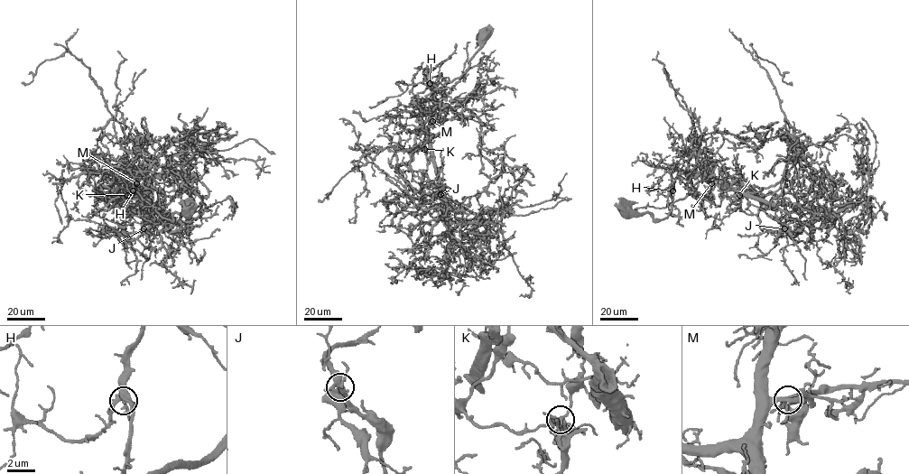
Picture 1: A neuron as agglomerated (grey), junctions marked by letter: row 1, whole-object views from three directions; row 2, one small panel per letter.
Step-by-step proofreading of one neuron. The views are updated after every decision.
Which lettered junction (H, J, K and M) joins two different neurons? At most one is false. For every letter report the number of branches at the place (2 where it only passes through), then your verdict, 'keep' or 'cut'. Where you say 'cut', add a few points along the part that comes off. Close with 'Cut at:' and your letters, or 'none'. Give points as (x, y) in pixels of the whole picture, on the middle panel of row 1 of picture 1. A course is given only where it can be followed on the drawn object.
H: 6 branches meet; keep
J: 4 branches meet; keep
K: 5 branches meet; keep
M: 6 branches meet; keep
Cut at: none

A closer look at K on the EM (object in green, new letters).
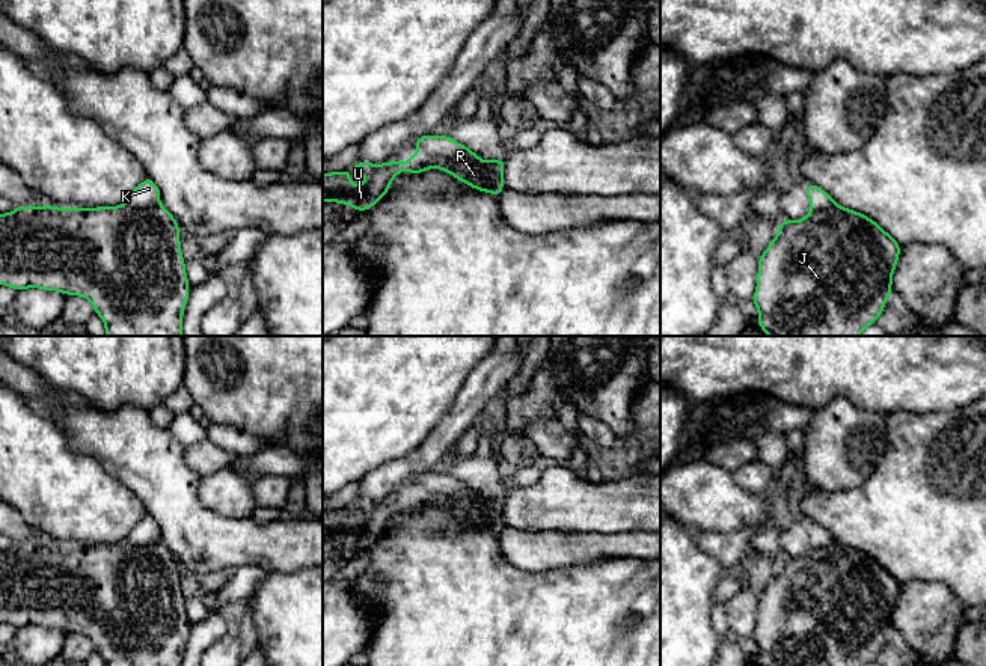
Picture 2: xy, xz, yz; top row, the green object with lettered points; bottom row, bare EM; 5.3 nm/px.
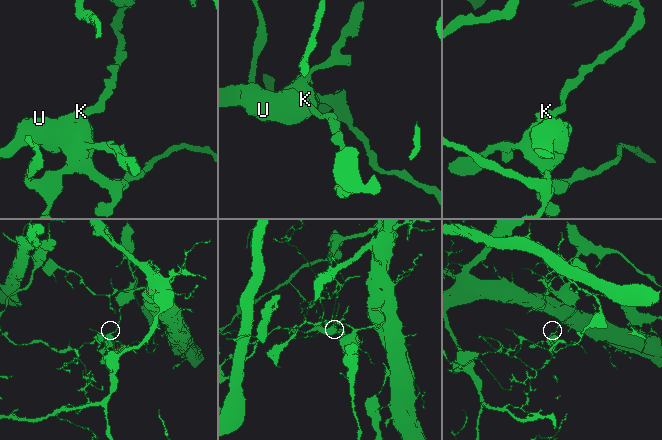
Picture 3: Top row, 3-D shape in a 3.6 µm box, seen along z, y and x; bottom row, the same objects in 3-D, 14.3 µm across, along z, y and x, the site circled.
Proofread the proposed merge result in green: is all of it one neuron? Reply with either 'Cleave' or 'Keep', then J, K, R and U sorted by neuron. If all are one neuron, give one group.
Keep. Groups: J K R U

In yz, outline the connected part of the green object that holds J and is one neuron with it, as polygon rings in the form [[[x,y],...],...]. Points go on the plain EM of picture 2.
[[[805,521],[811,550],[801,558],[781,558],[773,579],[758,592],[757,625],[751,639],[758,646],[758,666],[865,666],[876,661],[893,630],[893,610],[902,583],[870,554],[840,544],[816,521]]]

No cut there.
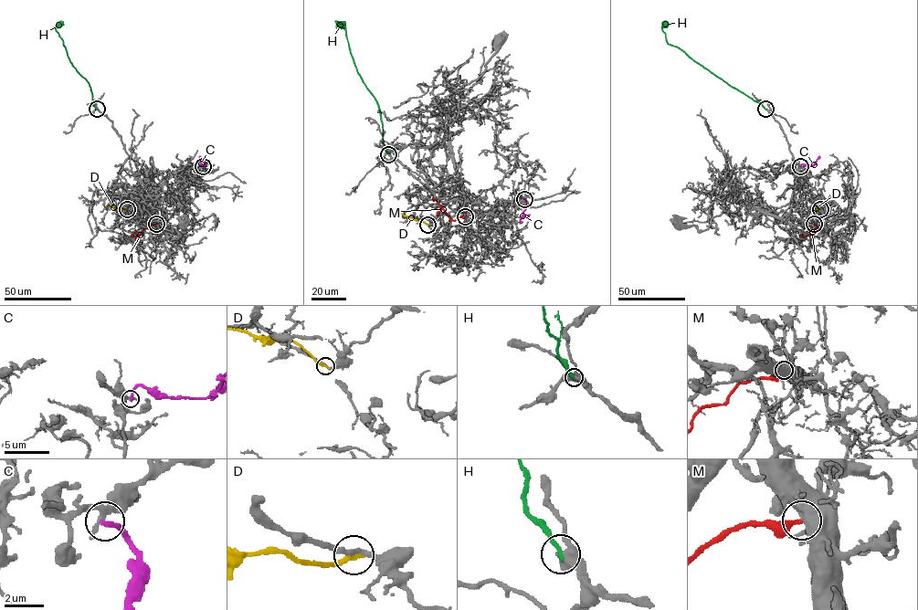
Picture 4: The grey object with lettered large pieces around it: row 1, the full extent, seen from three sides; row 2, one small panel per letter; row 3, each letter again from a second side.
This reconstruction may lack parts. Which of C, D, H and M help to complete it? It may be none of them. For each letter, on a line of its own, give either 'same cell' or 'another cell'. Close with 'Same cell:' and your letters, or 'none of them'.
C: another cell
D: another cell
H: another cell
M: another cell
Same cell: none of them

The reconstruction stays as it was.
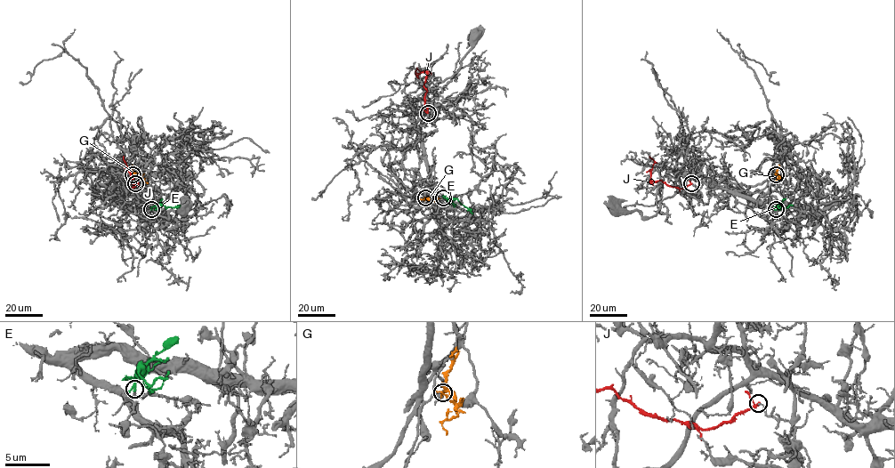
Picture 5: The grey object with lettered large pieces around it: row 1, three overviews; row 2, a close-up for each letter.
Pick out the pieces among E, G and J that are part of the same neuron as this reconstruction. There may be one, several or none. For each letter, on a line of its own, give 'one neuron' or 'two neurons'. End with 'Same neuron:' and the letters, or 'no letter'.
E: one neuron
G: two neurons
J: two neurons
Same neuron: E

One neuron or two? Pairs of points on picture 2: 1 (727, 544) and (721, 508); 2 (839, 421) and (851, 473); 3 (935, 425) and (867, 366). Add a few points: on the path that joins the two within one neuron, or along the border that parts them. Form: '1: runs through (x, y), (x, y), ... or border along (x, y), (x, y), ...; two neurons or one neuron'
1: border along (691, 526), (718, 532), (756, 531); two neurons
2: runs through (840, 434), (842, 460); one neuron
3: border along (956, 409), (932, 413), (894, 410), (885, 415); two neurons

